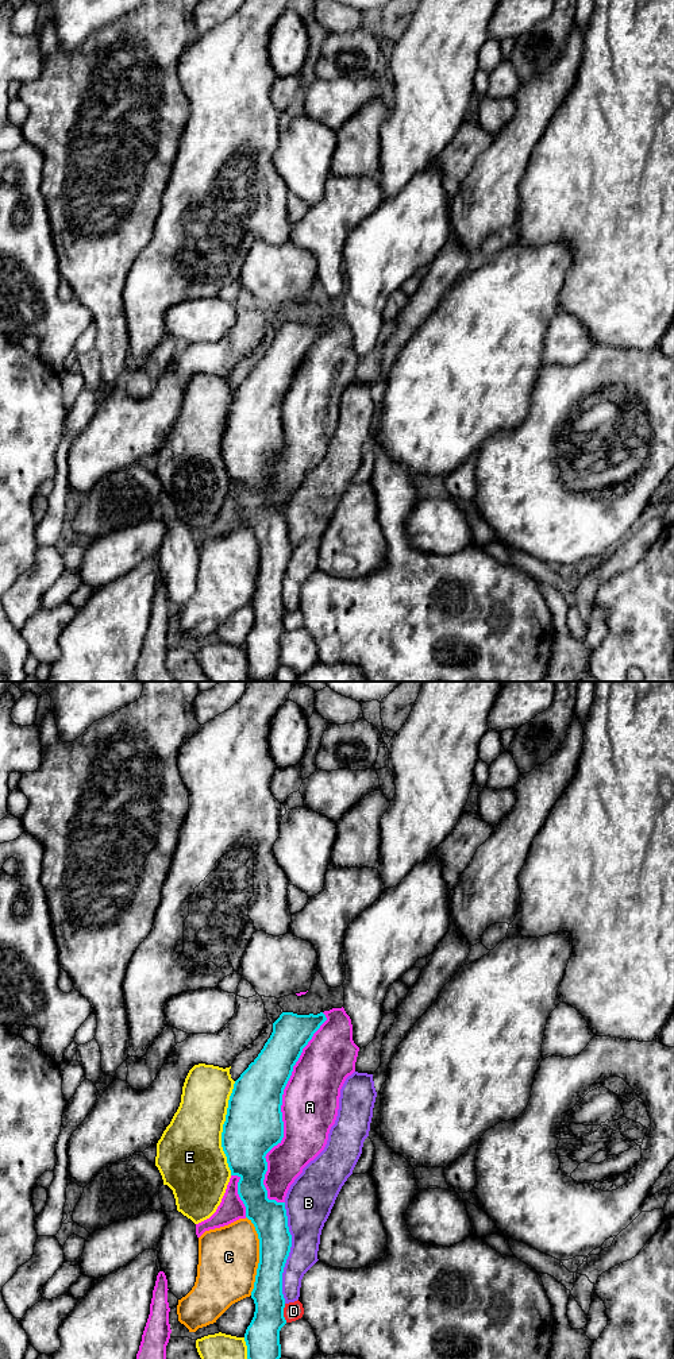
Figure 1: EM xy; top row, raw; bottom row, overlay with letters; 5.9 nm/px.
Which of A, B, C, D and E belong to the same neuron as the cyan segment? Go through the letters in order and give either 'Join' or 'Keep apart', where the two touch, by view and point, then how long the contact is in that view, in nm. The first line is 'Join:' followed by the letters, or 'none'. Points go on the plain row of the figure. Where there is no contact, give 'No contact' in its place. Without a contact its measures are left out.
Join: none
A: Keep apart. Touches cyan at xy (280, 419). Shared border 1150 nm
B: Keep apart. Touches cyan at xy (289, 560). Shared border 600 nm
C: Keep apart. Touches cyan at xy (260, 564). Shared border 480 nm
D: Keep apart. Touches cyan at xy (282, 622). Shared border 110 nm
E: Keep apart. Touches cyan at xy (223, 437). Shared border 550 nm

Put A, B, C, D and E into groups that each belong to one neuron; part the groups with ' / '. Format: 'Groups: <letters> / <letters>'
Groups: A / B / C / D / E

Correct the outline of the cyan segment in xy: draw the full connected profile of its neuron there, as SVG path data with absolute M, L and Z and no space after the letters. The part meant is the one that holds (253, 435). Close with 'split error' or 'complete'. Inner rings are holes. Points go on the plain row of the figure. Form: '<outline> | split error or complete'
M282 321L273 332L273 341L258 366L235 390L228 409L222 441L222 456L227 466L231 484L238 484L238 503L246 516L246 526L254 533L259 548L259 572L251 607L254 626L244 642L249 679L270 682L281 667L280 640L286 633L284 626L282 582L292 556L285 511L267 507L263 494L267 480L266 463L284 447L282 404L303 358L327 329L323 321L297 324Z | complete

